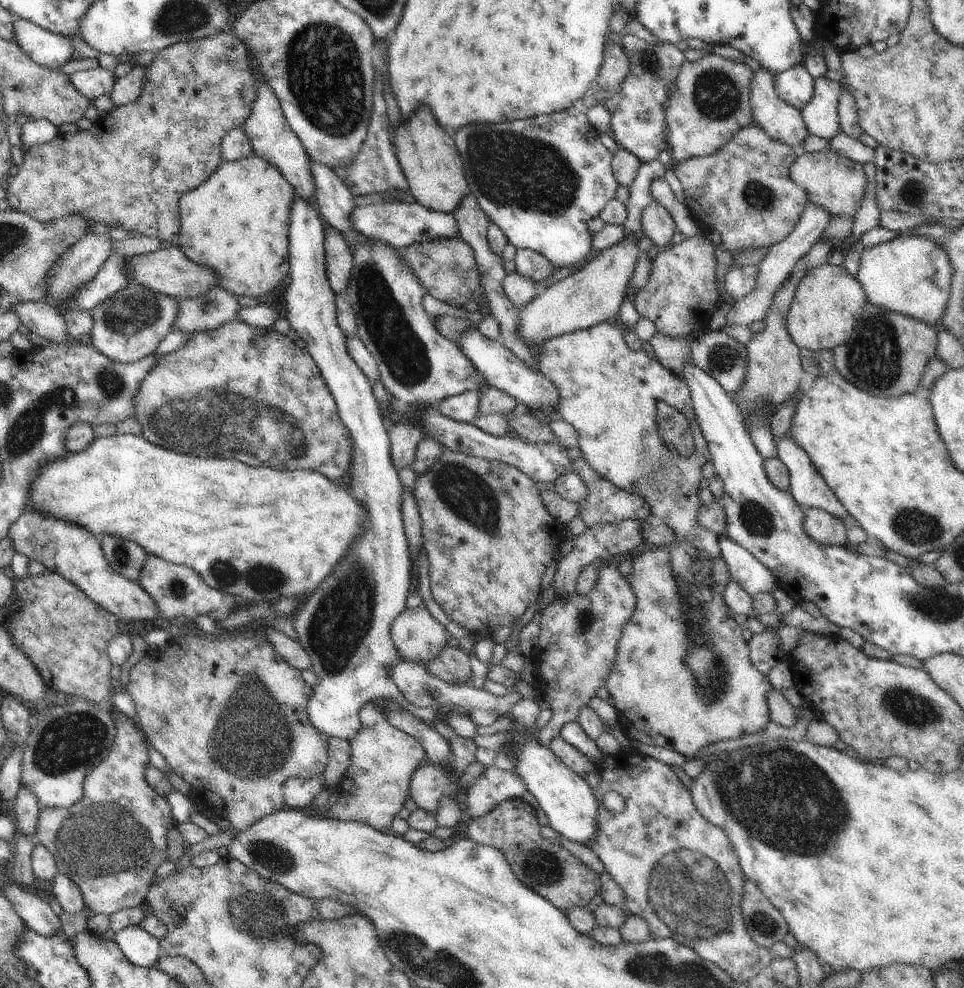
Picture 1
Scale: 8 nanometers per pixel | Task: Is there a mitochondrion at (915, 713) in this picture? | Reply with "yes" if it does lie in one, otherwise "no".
yes

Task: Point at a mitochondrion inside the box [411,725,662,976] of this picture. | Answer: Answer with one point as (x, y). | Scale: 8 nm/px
(540, 868)

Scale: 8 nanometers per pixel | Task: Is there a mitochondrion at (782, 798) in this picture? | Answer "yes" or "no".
yes

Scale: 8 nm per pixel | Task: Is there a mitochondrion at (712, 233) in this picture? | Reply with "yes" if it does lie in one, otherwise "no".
no

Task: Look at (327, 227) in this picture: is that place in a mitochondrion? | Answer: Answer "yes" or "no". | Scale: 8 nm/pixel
no

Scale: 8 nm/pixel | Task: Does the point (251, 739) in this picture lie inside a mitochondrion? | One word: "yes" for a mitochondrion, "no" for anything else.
yes

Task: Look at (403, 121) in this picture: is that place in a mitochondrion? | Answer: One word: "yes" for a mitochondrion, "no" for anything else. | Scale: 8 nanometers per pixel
no

